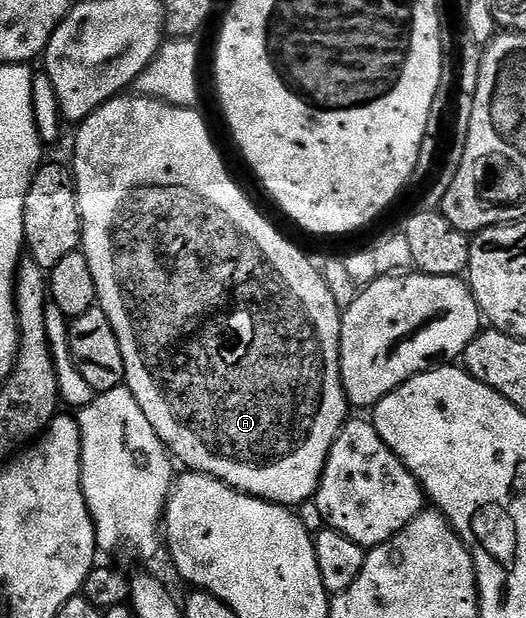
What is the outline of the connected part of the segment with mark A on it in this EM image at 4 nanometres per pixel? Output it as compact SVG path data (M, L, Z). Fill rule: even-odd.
M117 97L102 105L89 119L79 124L76 135L76 156L70 162L71 170L76 180L76 196L80 206L80 220L84 226L84 238L82 250L86 261L90 261L90 273L94 273L94 285L96 286L96 298L98 305L110 317L110 325L114 325L114 333L118 333L118 345L122 345L122 361L124 362L124 383L128 391L134 393L142 413L146 413L146 421L154 425L154 433L162 440L165 447L177 460L185 463L188 471L201 471L203 475L209 475L215 479L221 479L228 487L235 487L236 490L244 492L245 495L252 495L255 499L265 499L267 503L278 503L282 507L296 509L299 503L304 503L315 496L316 490L320 488L320 478L326 469L326 461L332 452L334 441L338 433L343 429L350 418L350 404L340 376L340 317L342 310L334 301L334 296L327 287L321 268L312 264L250 200L244 196L244 191L232 180L212 135L208 132L208 123L199 115L199 110L190 107L174 107L168 103L160 102L159 99L135 97L136 99L124 99L128 97Z

